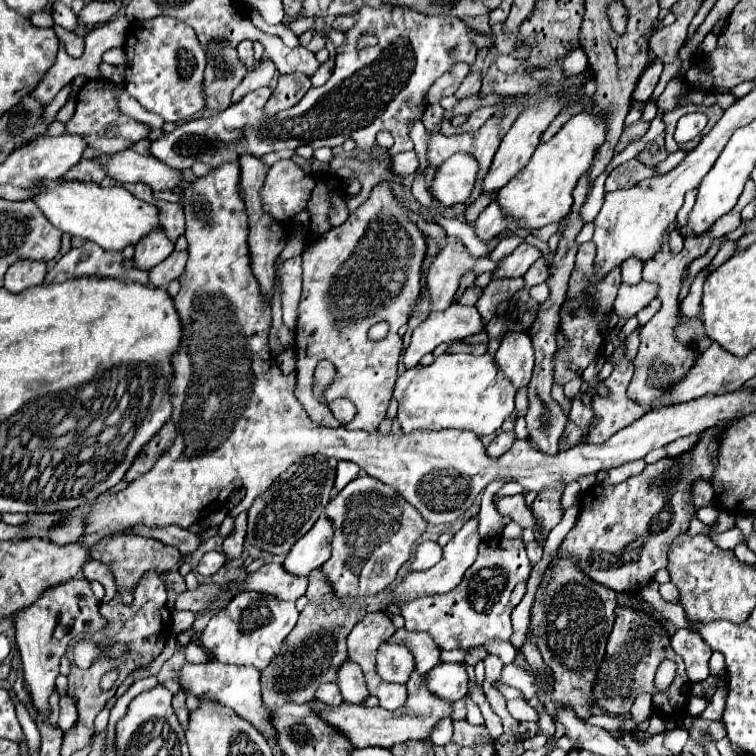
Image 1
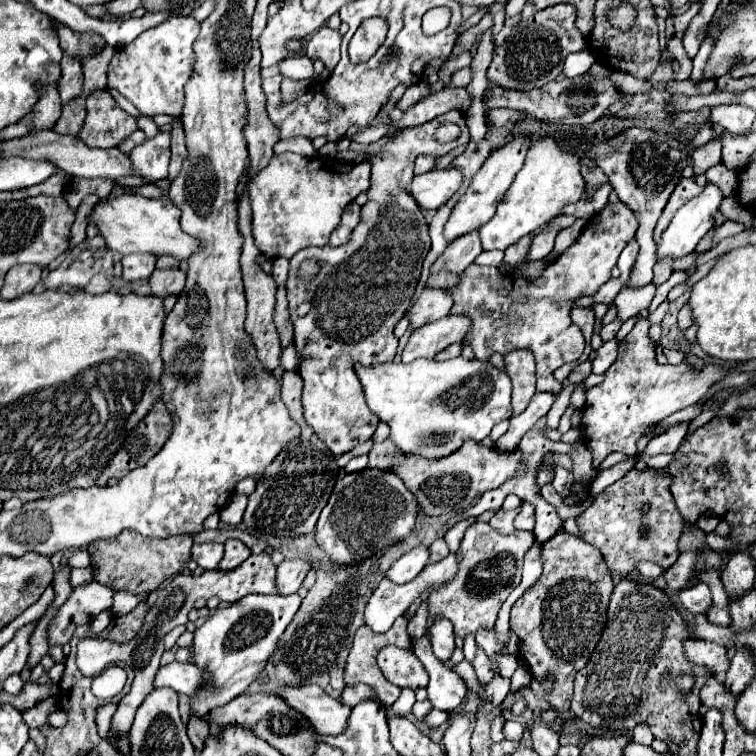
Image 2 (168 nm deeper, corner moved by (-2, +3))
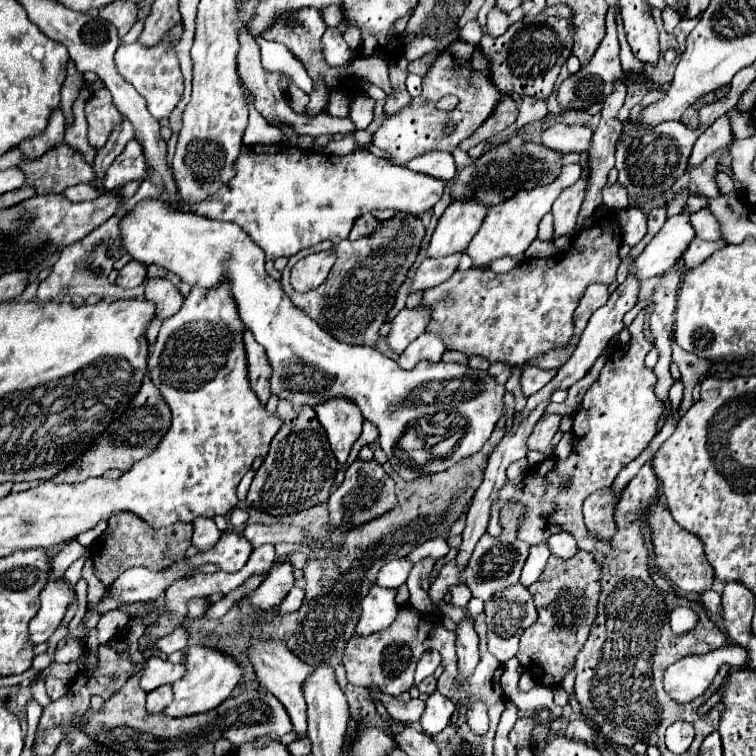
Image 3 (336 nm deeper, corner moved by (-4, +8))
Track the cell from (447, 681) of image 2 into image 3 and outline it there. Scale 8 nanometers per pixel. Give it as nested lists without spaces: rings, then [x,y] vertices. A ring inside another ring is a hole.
[[[440,692],[430,694],[430,698],[426,702],[426,710],[420,718],[422,732],[426,736],[434,738],[438,732],[442,732],[450,724],[452,712],[454,712],[454,704],[446,696],[442,696]]]

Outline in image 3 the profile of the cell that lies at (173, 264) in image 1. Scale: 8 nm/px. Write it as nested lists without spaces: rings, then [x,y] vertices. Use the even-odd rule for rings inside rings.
[[[152,278],[152,280],[148,280],[144,296],[146,296],[146,300],[154,302],[156,318],[160,318],[160,320],[166,320],[166,318],[174,316],[180,310],[182,302],[184,302],[180,292],[166,278]]]

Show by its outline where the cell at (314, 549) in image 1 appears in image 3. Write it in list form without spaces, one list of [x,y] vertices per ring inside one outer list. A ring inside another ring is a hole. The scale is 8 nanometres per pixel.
[[[282,564],[282,566],[274,568],[268,574],[268,578],[262,582],[262,586],[256,592],[252,592],[248,598],[258,608],[274,608],[286,598],[286,592],[292,586],[294,586],[292,564]]]

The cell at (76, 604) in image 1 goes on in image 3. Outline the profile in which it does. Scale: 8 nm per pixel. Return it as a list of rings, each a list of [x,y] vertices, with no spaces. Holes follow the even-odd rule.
[[[128,568],[120,578],[110,586],[110,598],[100,600],[96,612],[104,614],[110,612],[122,604],[132,604],[132,602],[148,602],[156,600],[166,588],[184,578],[184,576],[194,576],[194,570],[186,568],[180,572],[152,572],[148,568]]]

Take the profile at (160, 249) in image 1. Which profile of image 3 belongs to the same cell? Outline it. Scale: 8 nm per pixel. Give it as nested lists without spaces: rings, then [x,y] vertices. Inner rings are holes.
[[[132,260],[128,262],[120,272],[118,272],[118,278],[116,278],[116,284],[122,286],[122,288],[134,288],[134,286],[140,286],[146,278],[146,268],[144,264]]]

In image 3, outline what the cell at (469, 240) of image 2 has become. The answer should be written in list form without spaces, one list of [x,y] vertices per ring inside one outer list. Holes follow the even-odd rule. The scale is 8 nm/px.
[[[460,252],[458,254],[454,254],[454,256],[444,256],[444,258],[438,258],[438,260],[430,260],[430,258],[426,258],[420,266],[418,266],[418,270],[416,270],[416,274],[414,274],[414,278],[412,278],[412,284],[410,284],[410,288],[408,288],[408,294],[414,294],[414,292],[418,292],[418,290],[428,290],[428,288],[432,288],[432,286],[438,286],[438,284],[442,284],[444,280],[448,280],[452,274],[454,274],[454,270],[456,270],[456,264],[460,262]]]

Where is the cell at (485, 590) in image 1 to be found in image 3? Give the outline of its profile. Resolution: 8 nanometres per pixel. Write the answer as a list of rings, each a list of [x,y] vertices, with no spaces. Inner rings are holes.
[[[504,524],[502,526],[502,534],[500,536],[490,536],[490,534],[484,534],[476,548],[474,548],[474,554],[470,558],[470,564],[464,572],[458,572],[456,568],[456,562],[448,562],[442,570],[440,570],[440,576],[436,578],[436,582],[430,586],[428,590],[428,596],[432,598],[432,602],[440,602],[444,598],[444,594],[448,592],[450,584],[458,584],[458,582],[464,582],[470,590],[472,590],[472,596],[474,598],[480,598],[480,600],[490,600],[494,594],[498,594],[502,588],[508,588],[510,584],[516,584],[518,578],[520,578],[520,570],[528,558],[528,550],[530,546],[522,540],[518,540],[516,536],[516,526],[508,526]],[[500,544],[502,544],[502,554],[500,554]]]

